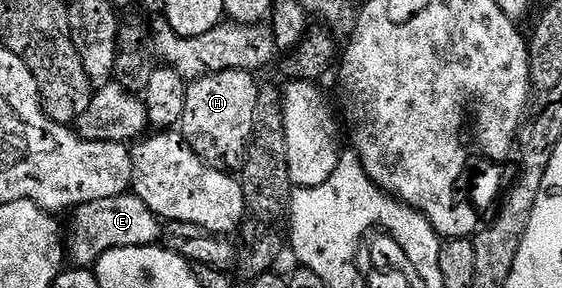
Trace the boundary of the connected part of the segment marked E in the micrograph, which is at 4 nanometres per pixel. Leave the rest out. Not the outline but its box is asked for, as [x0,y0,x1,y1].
[67,192,159,267]

